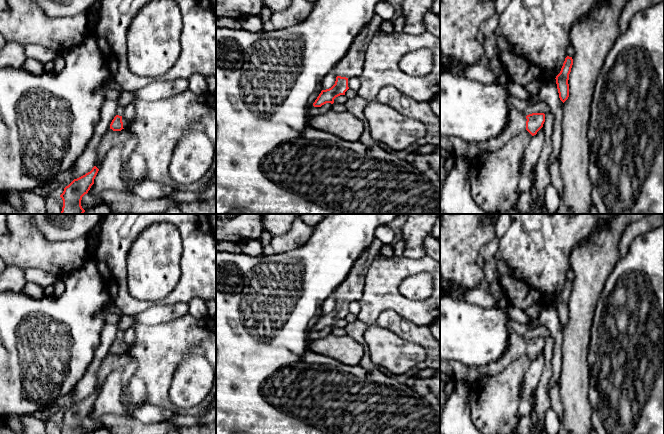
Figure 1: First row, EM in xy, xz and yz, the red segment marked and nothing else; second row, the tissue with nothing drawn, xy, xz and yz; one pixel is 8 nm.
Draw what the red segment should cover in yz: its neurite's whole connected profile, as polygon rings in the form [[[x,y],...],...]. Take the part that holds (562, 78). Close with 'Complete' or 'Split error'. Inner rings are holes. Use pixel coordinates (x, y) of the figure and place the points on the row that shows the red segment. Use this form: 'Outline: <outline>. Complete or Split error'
Outline: [[[567,56],[560,73],[556,76],[556,84],[560,100],[564,103],[569,97],[569,74],[573,65],[572,57]]]. Complete

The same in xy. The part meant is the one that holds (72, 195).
Outline: [[[94,166],[90,172],[74,179],[64,188],[63,193],[60,195],[63,200],[61,214],[83,214],[85,212],[81,206],[81,200],[94,184],[98,171],[99,169]]]. Complete

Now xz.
Outline: [[[375,14],[370,22],[355,37],[350,49],[345,56],[334,66],[332,72],[337,76],[335,84],[326,90],[322,90],[315,102],[314,107],[321,107],[326,103],[334,103],[334,99],[345,95],[349,89],[348,79],[361,75],[366,48],[374,34],[380,29],[383,19]]]. Split error

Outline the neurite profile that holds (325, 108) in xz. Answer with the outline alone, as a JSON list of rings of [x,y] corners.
[[[326,103],[321,107],[314,107],[312,106],[310,109],[310,116],[322,115],[332,110],[332,104]]]

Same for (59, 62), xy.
[[[58,54],[54,61],[54,70],[55,72],[60,72],[65,67],[65,59],[62,54]]]

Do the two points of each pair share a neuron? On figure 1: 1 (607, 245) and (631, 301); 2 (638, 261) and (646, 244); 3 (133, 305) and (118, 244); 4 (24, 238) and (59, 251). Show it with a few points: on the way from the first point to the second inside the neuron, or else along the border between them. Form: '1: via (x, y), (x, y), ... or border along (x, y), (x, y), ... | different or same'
1: border along (620, 258), (604, 285) | different
2: via (642, 257), (646, 253), (646, 248) | same
3: via (121, 290), (120, 278), (118, 276), (118, 259) | same
4: via (33, 247), (37, 251), (50, 251) | same

